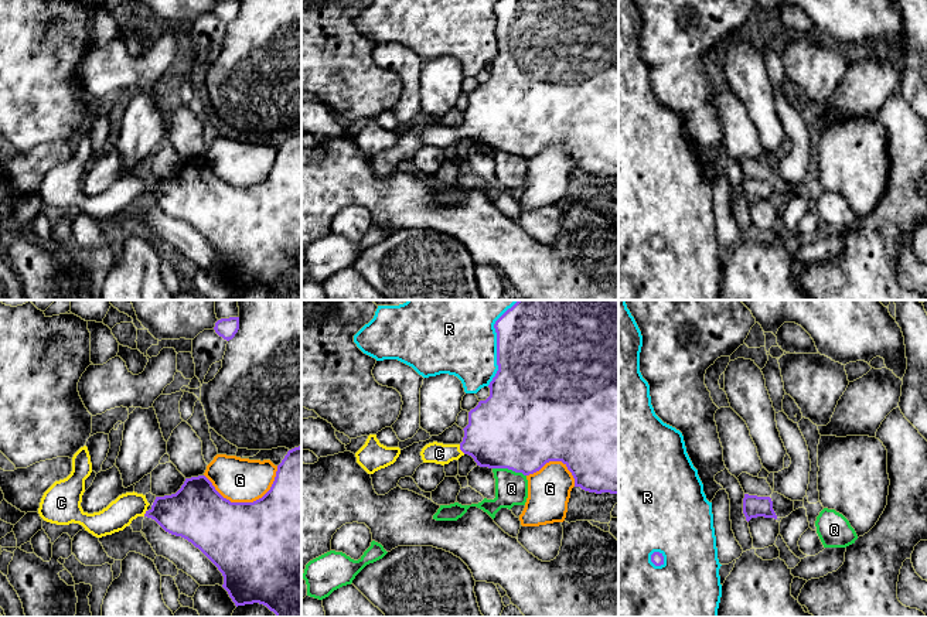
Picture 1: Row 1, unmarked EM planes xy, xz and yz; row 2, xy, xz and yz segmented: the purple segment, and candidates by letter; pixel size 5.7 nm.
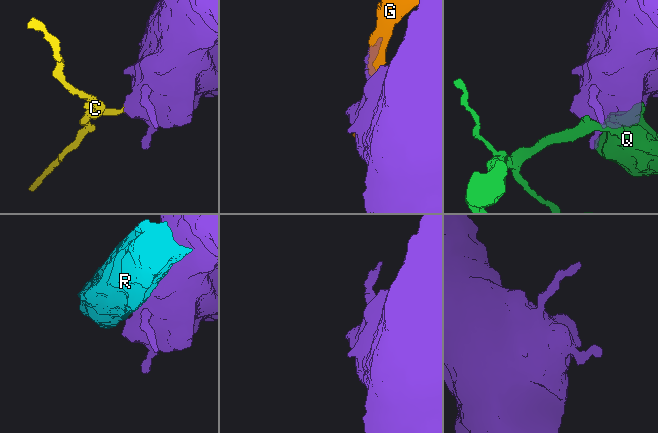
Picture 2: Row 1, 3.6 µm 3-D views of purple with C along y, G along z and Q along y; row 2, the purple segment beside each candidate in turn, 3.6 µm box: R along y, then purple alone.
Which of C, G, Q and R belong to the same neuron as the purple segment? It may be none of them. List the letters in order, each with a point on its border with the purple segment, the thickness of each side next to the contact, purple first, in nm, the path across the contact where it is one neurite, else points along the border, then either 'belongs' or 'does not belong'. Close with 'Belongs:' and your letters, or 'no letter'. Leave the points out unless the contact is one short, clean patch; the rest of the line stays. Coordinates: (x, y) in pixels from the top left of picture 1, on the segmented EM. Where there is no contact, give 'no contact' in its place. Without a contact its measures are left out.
C: contact xz (460, 449); calibres 400 and 120 nm; way xz (501, 433), (460, 449), (439, 453); belongs
G: contact xy (246, 503); calibres 500 and 260 nm; does not belong
Q: contact xz (510, 469); calibres 500 and 190 nm; does not belong
R: contact xz (497, 343); calibres 500 and 460 nm; does not belong
Belongs: C

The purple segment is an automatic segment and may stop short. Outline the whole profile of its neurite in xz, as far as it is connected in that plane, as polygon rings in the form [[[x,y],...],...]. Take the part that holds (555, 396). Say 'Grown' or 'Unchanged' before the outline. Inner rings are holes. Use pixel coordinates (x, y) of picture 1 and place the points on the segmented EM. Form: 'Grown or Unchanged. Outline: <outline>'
Grown. Outline: [[[518,300],[494,324],[497,333],[498,371],[490,382],[490,396],[468,412],[460,444],[429,443],[422,451],[423,463],[449,464],[468,454],[477,466],[508,468],[524,475],[539,471],[549,461],[562,461],[575,478],[575,487],[589,492],[618,494],[618,300]]]

